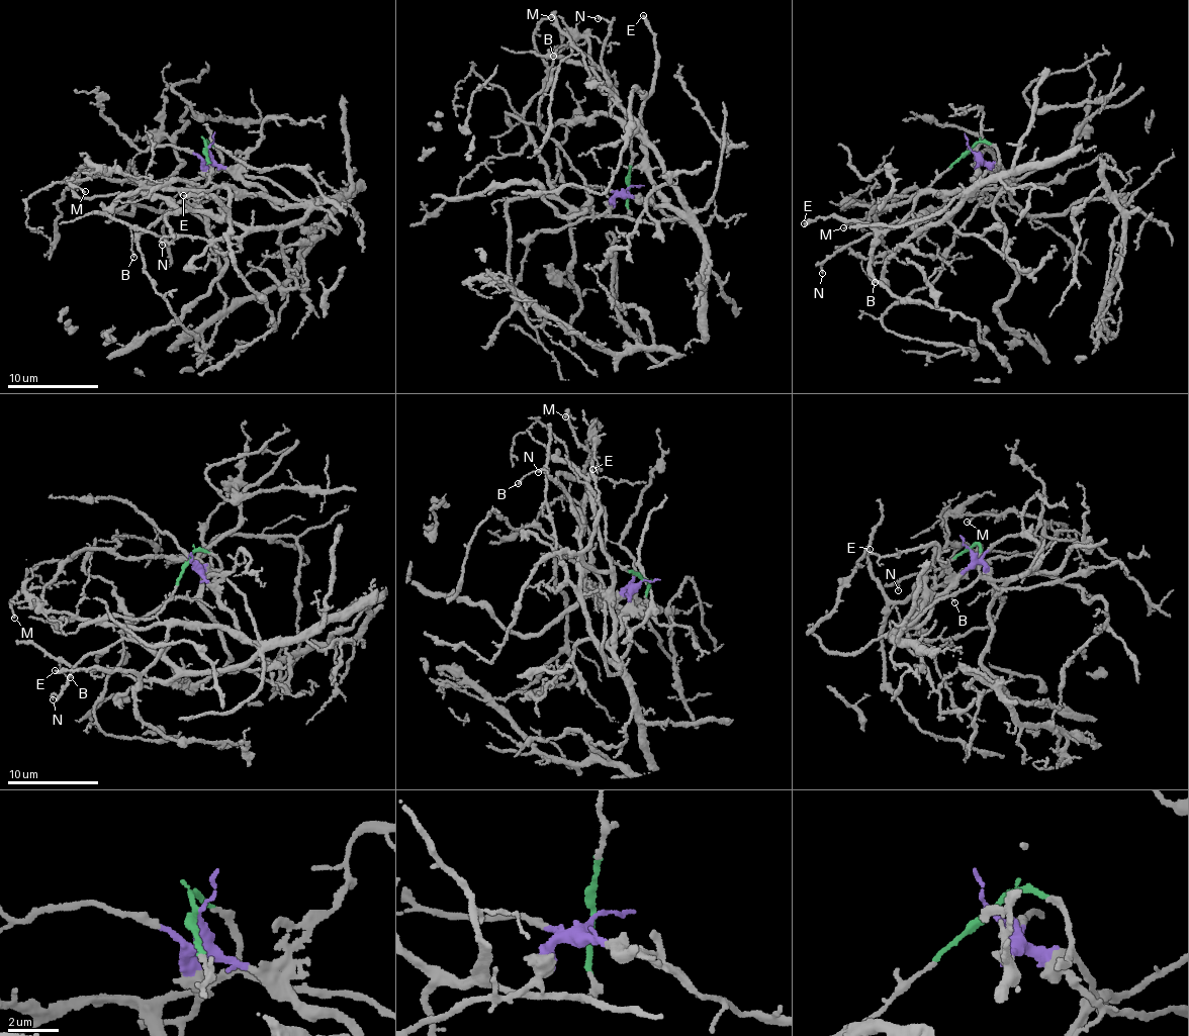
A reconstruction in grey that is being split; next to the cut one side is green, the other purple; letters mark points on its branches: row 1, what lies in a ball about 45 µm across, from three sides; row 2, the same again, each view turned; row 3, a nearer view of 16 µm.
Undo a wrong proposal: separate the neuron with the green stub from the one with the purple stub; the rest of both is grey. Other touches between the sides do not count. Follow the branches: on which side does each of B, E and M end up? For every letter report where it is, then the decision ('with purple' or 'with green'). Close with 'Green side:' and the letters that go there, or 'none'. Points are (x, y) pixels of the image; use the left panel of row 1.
B: at (133, 257); with purple
E: at (183, 195); with purple
M: at (85, 191); with green
Green side: M

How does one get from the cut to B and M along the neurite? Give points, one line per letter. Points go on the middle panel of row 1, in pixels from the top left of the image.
B: (629, 187), (629, 196), (686, 212), (656, 147), (599, 88), (583, 57), (562, 43), (552, 56)
M: (629, 187), (624, 216), (573, 211), (549, 181), (525, 107), (547, 73), (535, 30), (552, 16)

